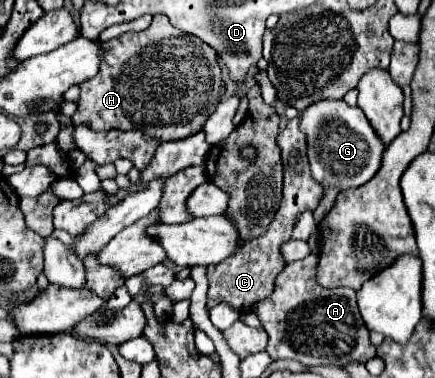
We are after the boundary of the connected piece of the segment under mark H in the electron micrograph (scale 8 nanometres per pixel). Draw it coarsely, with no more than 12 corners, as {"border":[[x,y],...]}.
{"border":[[154,16],[104,42],[72,122],[196,134],[224,96],[216,52]]}

